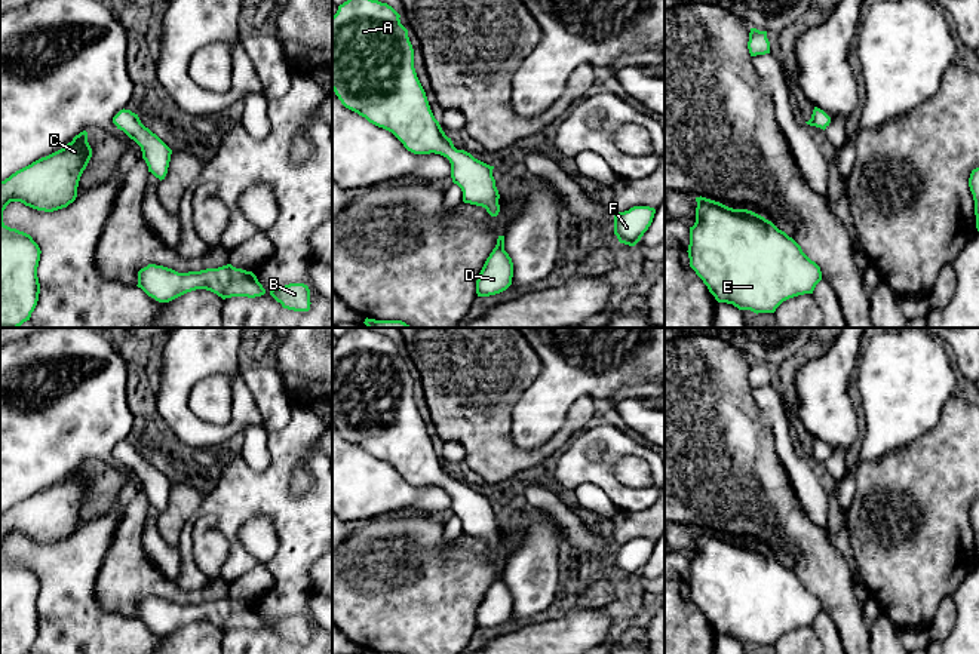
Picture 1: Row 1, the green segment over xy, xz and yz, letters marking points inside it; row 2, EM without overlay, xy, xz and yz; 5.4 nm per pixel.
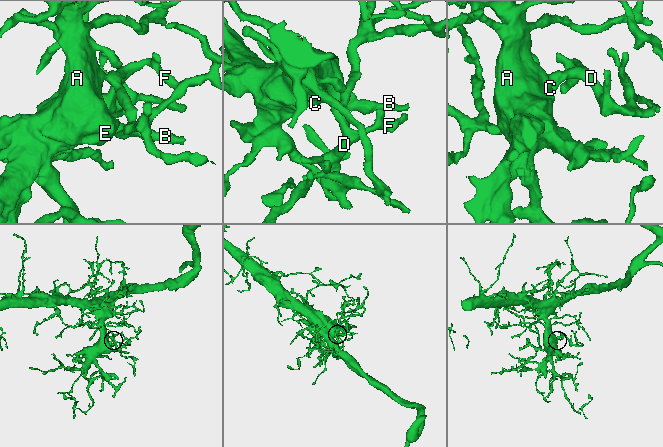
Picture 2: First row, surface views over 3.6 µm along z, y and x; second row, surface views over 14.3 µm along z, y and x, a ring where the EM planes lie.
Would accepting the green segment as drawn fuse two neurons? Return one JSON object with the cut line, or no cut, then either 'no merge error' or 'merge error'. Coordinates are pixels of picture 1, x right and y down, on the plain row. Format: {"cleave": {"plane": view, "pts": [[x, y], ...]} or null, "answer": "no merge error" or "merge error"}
{"cleave": null, "answer": "no merge error"}

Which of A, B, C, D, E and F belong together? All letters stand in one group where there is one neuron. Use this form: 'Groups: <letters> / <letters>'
Groups: A B C D E F

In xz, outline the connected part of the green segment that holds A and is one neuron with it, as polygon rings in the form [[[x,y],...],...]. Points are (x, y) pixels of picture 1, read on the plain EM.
[[[350,328],[332,349],[332,423],[341,436],[365,449],[369,455],[392,464],[414,486],[441,486],[451,495],[451,510],[463,523],[463,534],[482,538],[491,549],[500,544],[498,522],[490,498],[464,482],[457,482],[435,451],[426,424],[414,400],[414,381],[400,347],[387,335],[365,328]]]

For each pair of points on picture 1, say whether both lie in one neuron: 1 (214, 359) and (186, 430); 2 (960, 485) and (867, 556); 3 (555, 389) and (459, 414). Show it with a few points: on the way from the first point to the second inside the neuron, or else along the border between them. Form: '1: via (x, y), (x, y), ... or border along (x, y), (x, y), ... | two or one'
1: via (195, 372), (180, 387), (180, 411) | one
2: via (935, 510), (921, 524), (918, 533), (892, 556) | one
3: border along (542, 370), (516, 402), (509, 430) | two

